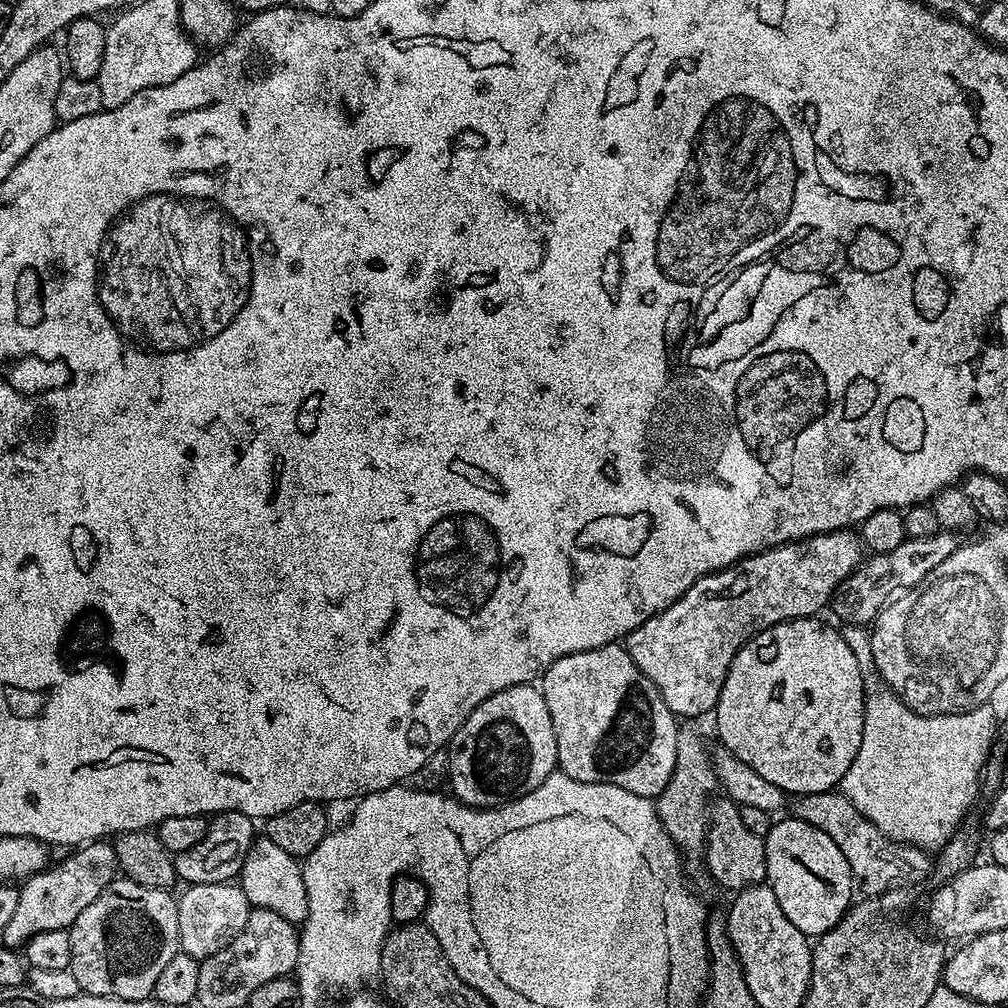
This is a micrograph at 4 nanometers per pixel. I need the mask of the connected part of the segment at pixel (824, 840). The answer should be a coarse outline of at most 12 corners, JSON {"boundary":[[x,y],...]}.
{"boundary":[[810,822],[762,837],[782,914],[816,938],[849,907],[842,850]]}

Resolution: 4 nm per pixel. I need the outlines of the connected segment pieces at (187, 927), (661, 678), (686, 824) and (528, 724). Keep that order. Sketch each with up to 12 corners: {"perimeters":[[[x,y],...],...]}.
{"perimeters":[[[232,882],[189,884],[176,902],[180,951],[201,961],[240,931]],[[851,531],[718,568],[628,633],[677,717],[716,707],[757,632],[820,614]],[[681,739],[656,813],[681,853],[704,850],[709,753]],[[543,691],[486,698],[447,741],[451,795],[495,808],[558,768]]]}

